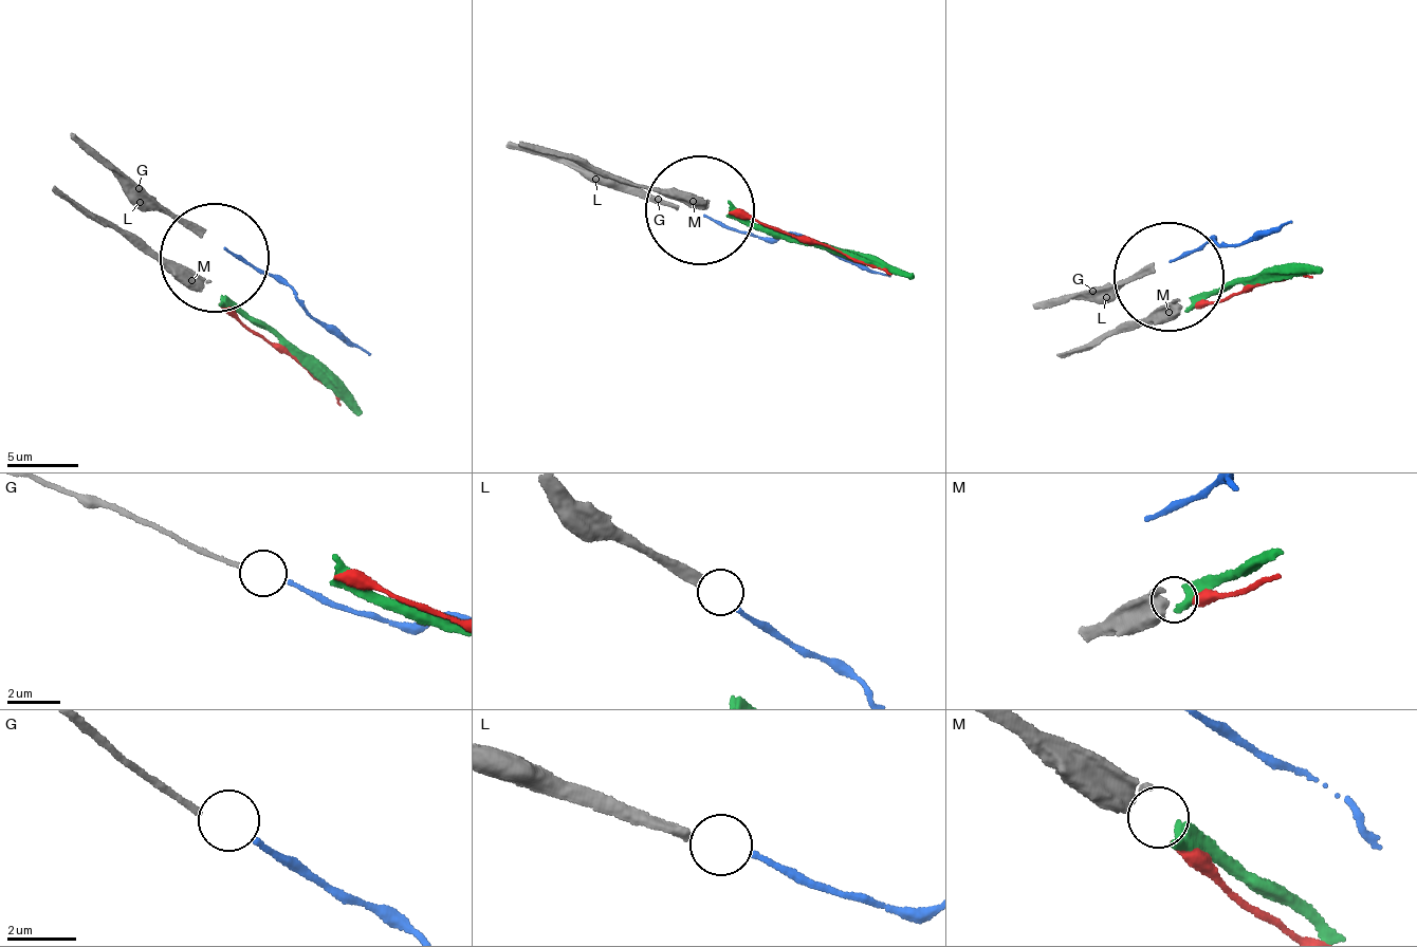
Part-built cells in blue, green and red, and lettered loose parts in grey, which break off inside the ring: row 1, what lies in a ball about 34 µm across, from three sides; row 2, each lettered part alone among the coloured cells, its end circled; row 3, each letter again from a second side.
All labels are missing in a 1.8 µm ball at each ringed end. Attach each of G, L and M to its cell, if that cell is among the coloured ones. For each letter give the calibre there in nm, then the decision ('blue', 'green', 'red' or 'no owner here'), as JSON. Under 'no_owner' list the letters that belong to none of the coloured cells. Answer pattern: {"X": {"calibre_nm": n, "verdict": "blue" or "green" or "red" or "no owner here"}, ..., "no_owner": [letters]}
{"G": {"calibre_nm": 180, "verdict": "blue"}, "L": {"calibre_nm": 320, "verdict": "no owner here"}, "M": {"calibre_nm": 460, "verdict": "green"}, "no_owner": ["L"]}

